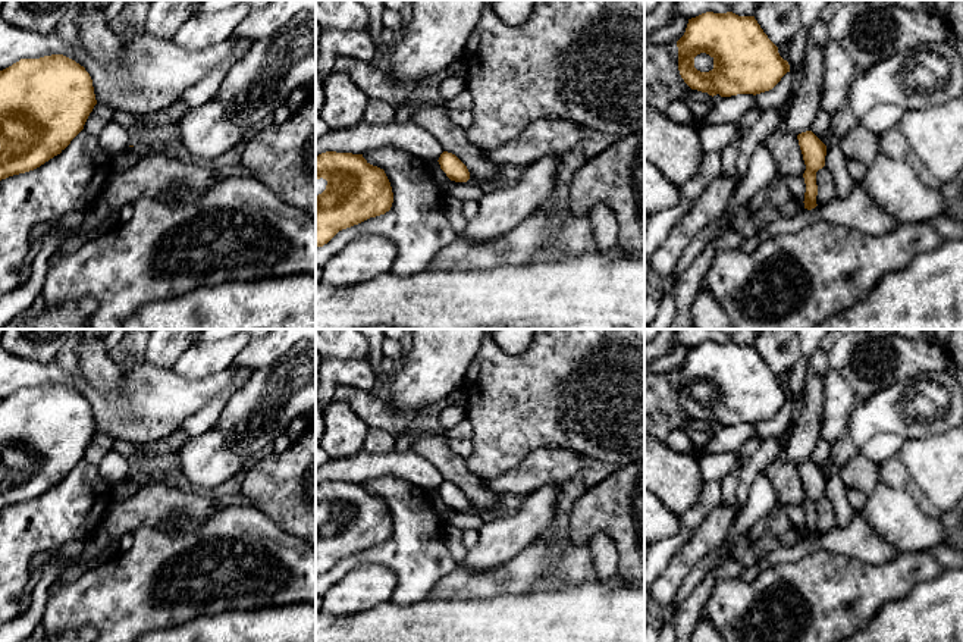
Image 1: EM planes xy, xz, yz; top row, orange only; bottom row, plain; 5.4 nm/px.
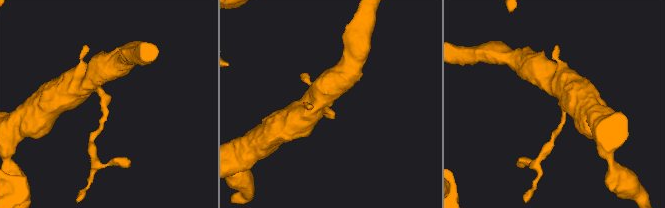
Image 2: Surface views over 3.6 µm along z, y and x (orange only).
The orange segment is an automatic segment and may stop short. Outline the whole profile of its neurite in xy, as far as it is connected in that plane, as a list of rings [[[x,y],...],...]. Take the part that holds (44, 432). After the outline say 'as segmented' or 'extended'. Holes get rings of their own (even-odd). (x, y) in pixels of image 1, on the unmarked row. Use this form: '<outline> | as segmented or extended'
[[[63,383],[21,388],[0,400],[0,510],[60,483],[84,458],[95,433],[90,403]]] | as segmented

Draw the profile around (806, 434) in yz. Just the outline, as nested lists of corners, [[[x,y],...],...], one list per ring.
[[[809,373],[803,392],[800,417],[790,435],[784,458],[793,464],[810,460],[819,442],[824,420],[824,375]]]

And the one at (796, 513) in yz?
[[[803,504],[788,505],[787,514],[794,529],[804,530],[806,513]]]

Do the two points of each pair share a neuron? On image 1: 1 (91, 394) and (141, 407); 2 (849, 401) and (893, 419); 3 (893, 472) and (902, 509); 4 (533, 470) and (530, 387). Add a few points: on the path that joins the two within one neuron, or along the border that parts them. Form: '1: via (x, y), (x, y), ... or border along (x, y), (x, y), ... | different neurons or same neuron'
1: via (103, 404), (107, 407), (129, 407) | same neuron
2: border along (858, 401), (846, 429) | different neurons
3: border along (880, 479), (891, 487), (902, 488), (924, 511) | different neurons
4: border along (567, 447), (538, 448), (504, 472) | different neurons

